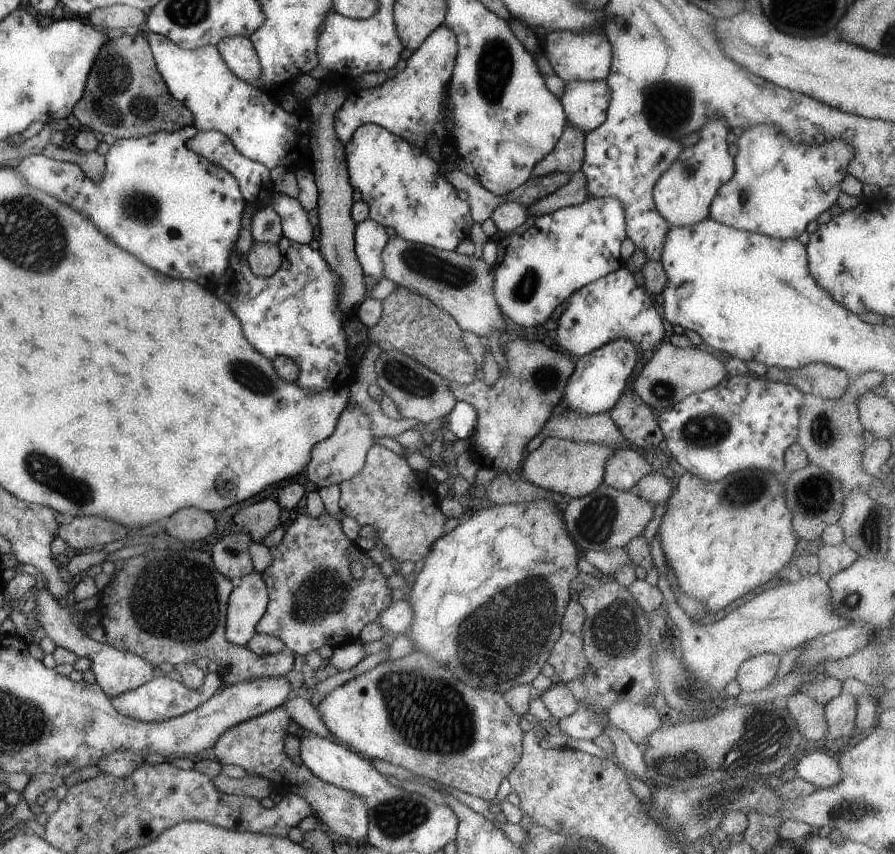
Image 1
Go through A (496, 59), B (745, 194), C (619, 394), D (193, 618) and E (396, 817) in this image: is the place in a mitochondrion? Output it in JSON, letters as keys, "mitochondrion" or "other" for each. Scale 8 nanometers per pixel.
{"A":"mitochondrion","B":"mitochondrion","C":"other","D":"mitochondrion","E":"mitochondrion"}

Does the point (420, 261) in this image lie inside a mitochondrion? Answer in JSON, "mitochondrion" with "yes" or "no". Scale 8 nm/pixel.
{"mitochondrion":"yes"}

